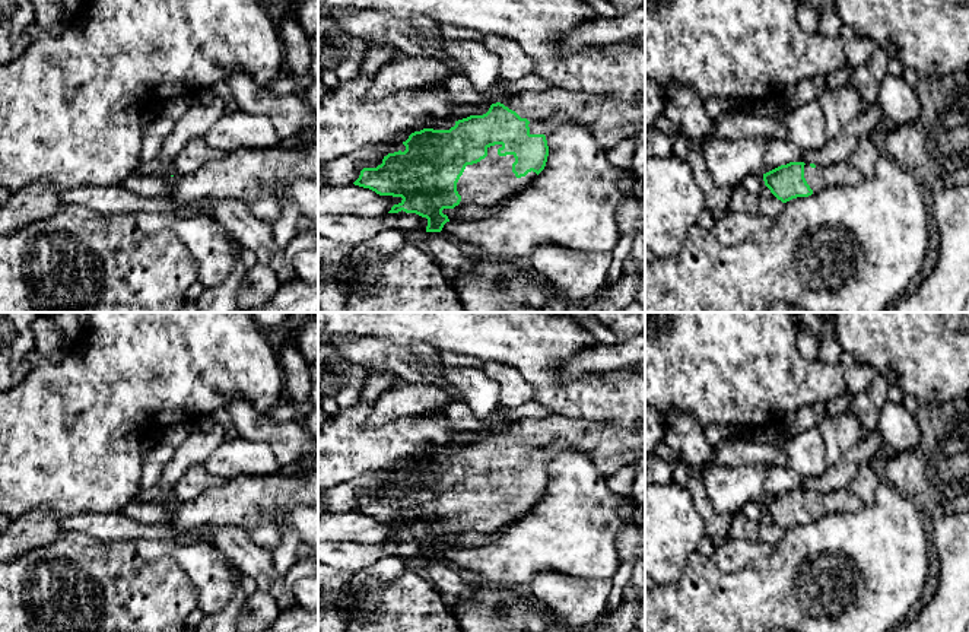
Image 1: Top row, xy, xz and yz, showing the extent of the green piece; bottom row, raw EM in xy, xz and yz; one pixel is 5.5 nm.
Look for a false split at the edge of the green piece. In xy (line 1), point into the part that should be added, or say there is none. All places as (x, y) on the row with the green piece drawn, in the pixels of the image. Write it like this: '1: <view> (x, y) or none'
1: none

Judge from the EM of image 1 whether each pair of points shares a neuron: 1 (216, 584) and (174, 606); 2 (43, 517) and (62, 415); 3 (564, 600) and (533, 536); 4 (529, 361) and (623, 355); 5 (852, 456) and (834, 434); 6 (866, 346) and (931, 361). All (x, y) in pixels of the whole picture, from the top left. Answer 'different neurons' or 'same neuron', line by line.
1: different neurons
2: different neurons
3: different neurons
4: different neurons
5: different neurons
6: same neuron

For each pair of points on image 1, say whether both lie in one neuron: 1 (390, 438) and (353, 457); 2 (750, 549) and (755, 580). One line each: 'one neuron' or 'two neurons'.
1: one neuron
2: two neurons

